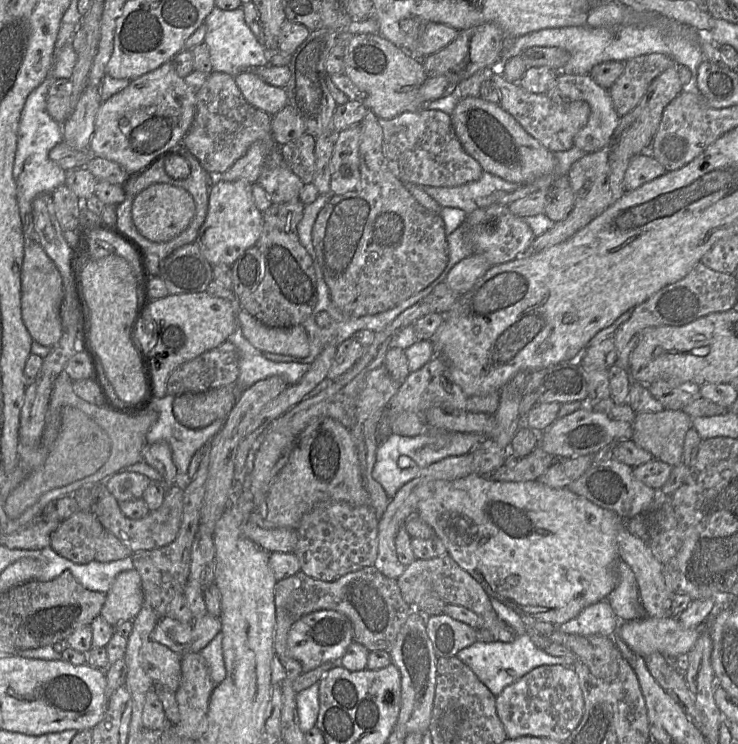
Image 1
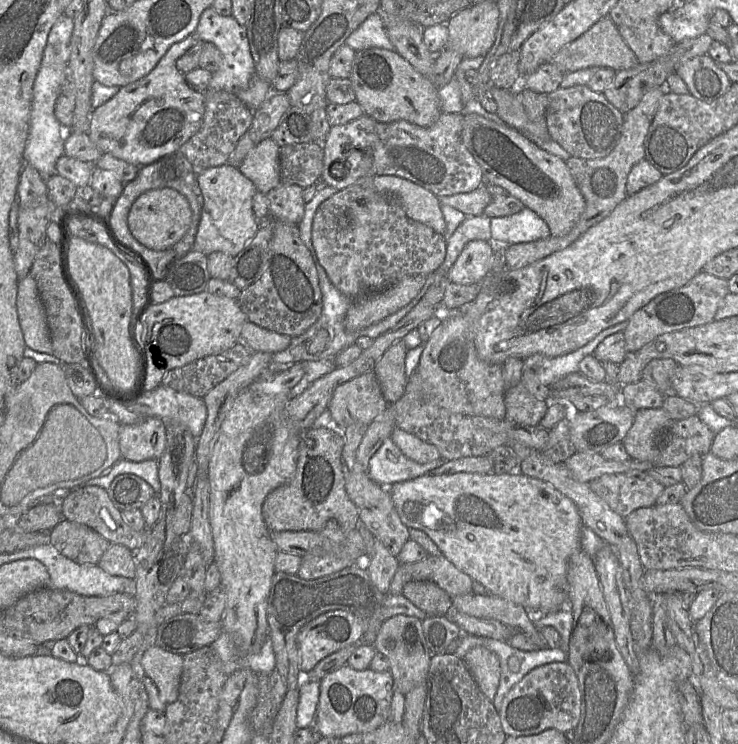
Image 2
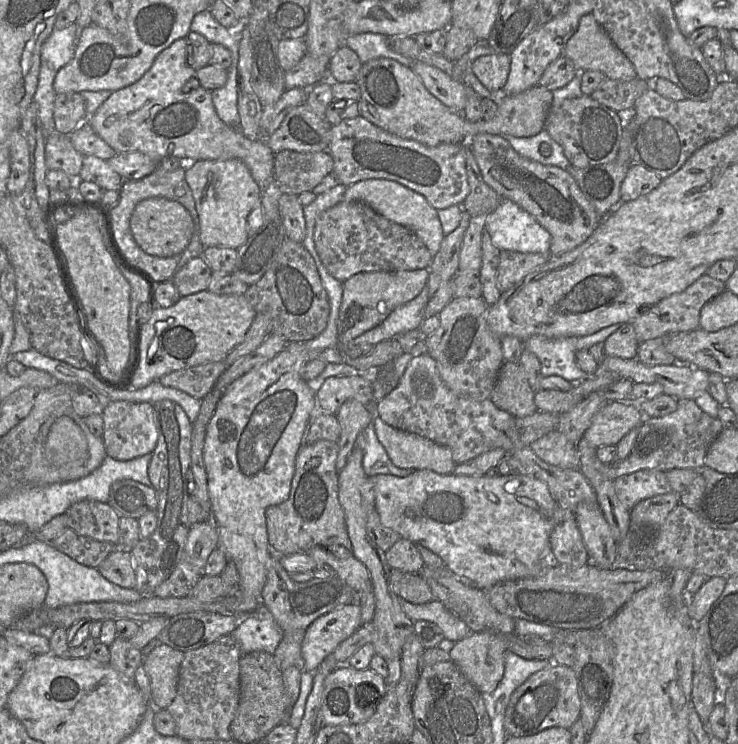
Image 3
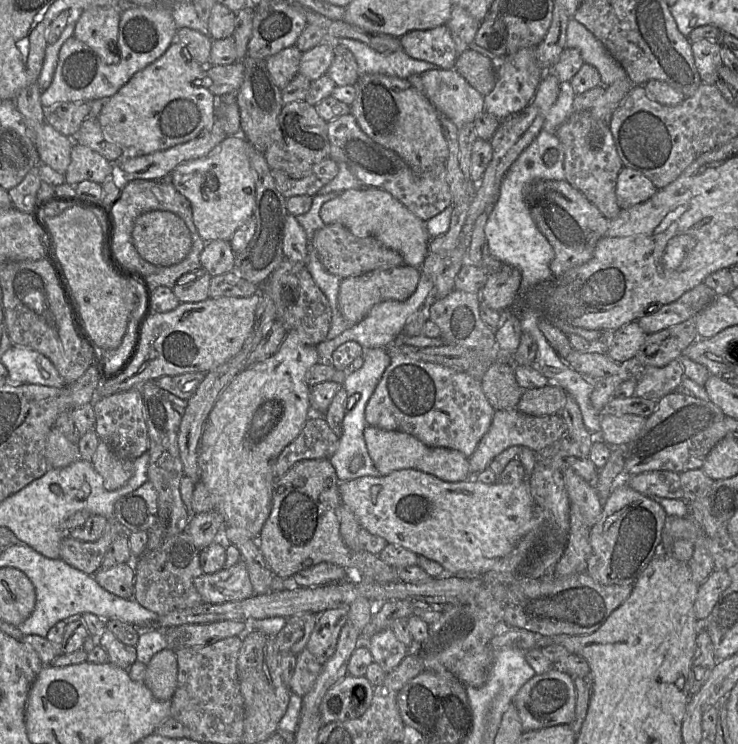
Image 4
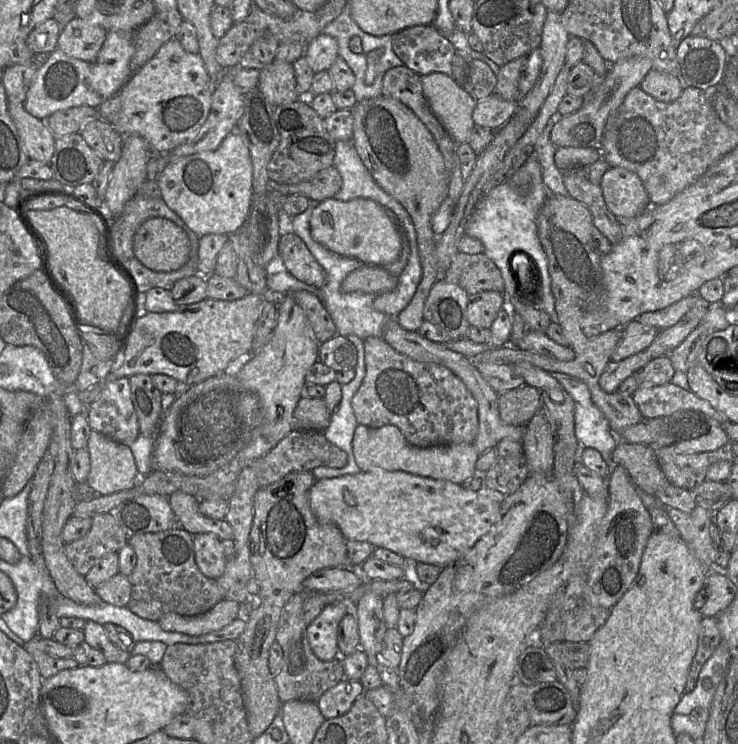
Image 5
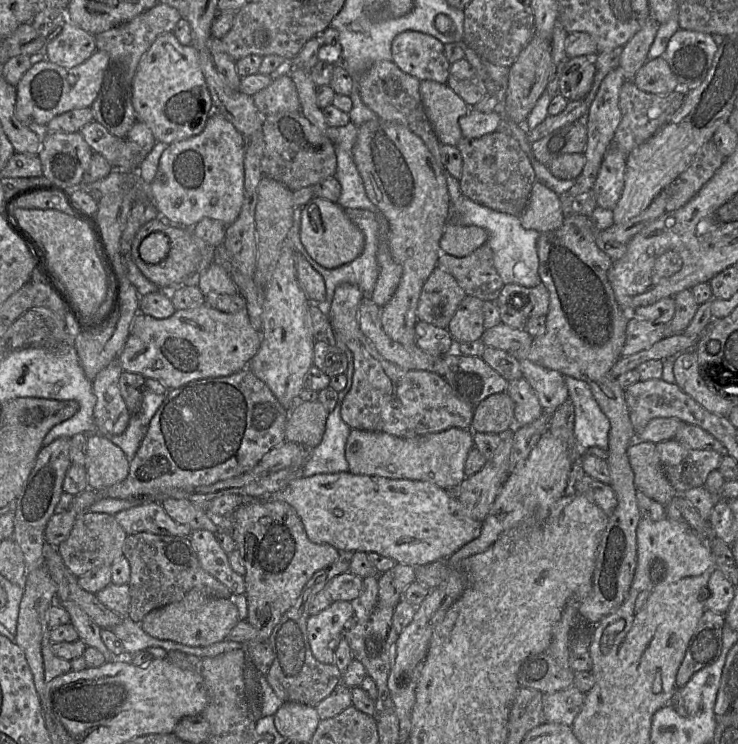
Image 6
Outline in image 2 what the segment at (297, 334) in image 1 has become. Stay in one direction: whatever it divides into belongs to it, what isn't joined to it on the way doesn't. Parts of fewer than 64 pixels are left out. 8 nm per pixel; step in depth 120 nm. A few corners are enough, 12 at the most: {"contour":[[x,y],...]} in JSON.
{"contour":[[247,320],[241,340],[253,352],[274,354],[292,338]]}

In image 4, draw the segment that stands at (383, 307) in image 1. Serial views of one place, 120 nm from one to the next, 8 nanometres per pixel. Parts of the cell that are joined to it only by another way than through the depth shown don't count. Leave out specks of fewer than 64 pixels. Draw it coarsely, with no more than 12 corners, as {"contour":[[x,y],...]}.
{"contour":[[339,223],[312,243],[341,279],[404,265],[397,251]]}

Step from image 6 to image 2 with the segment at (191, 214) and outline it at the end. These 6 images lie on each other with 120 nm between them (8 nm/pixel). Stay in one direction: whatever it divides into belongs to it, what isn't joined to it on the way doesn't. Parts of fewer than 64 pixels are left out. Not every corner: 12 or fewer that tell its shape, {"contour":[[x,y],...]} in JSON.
{"contour":[[230,163],[198,170],[193,249],[236,257],[254,238],[256,186]]}

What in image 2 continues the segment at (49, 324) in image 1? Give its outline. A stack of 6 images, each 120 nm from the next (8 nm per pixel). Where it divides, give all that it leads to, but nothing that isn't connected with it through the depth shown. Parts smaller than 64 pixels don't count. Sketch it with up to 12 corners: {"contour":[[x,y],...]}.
{"contour":[[30,274],[16,307],[26,346],[52,354],[45,308]]}

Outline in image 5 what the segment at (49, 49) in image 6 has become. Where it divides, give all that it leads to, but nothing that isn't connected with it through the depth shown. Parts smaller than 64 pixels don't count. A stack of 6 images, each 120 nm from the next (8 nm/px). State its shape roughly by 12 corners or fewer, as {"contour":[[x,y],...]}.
{"contour":[[81,18],[61,29],[57,48],[95,62],[108,31]]}

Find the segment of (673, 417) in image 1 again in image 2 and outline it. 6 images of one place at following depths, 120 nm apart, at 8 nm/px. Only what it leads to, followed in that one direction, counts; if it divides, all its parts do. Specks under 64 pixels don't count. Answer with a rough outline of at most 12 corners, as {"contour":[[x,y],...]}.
{"contour":[[636,410],[622,440],[631,459],[656,465],[658,436],[673,421]]}

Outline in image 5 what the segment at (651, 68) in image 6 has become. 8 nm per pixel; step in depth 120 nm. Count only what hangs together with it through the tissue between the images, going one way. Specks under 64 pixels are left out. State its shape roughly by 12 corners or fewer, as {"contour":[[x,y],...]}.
{"contour":[[651,69],[639,87],[673,102],[686,86],[676,75]]}

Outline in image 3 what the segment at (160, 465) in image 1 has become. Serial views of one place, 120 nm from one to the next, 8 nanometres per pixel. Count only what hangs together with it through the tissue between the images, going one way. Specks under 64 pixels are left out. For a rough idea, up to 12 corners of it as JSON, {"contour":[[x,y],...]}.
{"contour":[[153,404],[102,410],[106,454],[129,461],[158,441]]}

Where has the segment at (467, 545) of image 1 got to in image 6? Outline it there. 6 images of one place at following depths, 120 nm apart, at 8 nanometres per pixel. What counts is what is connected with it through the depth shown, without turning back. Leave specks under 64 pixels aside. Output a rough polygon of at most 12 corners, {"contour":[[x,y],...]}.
{"contour":[[350,472],[295,479],[313,543],[413,567],[482,529],[426,481]]}

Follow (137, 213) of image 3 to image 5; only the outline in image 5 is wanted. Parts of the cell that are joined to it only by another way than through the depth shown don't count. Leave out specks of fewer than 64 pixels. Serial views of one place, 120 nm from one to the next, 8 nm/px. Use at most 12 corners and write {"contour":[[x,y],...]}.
{"contour":[[173,221],[138,227],[133,251],[147,268],[171,272],[190,241]]}

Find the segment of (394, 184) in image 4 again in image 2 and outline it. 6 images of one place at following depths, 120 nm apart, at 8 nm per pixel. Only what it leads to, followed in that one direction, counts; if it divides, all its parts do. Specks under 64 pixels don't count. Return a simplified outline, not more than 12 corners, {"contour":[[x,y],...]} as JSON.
{"contour":[[462,113],[332,126],[321,180],[394,175],[437,197],[484,184]]}

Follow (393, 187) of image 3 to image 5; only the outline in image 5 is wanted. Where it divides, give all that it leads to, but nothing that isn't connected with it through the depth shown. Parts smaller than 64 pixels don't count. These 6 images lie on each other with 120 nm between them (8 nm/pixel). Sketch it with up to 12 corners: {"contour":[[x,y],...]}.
{"contour":[[325,199],[311,237],[381,267],[405,244],[393,215],[370,199]]}

